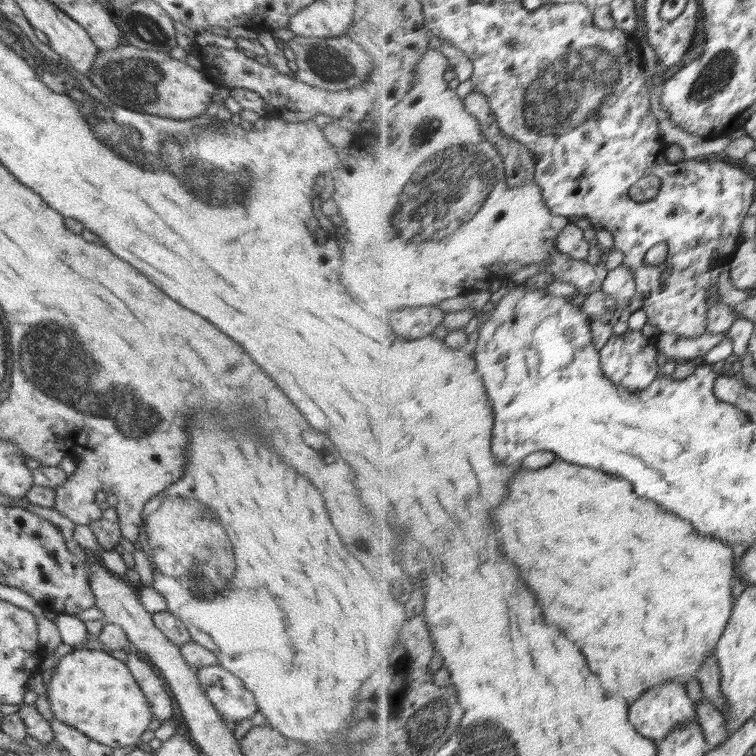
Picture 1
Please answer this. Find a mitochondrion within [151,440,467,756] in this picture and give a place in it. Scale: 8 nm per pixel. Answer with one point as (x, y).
(197, 565)

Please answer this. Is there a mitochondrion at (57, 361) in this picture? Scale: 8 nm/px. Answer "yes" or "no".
yes

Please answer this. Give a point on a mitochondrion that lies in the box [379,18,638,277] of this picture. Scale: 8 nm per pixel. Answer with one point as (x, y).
(565, 91)

